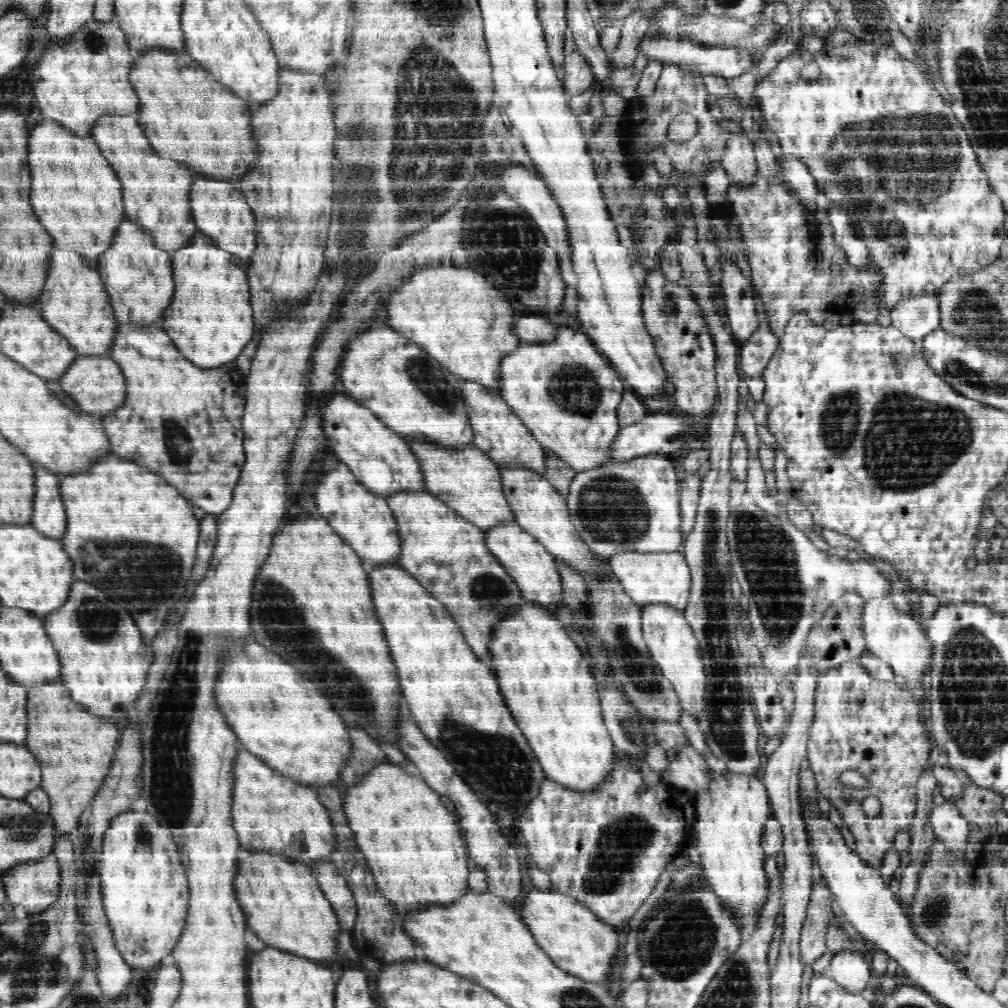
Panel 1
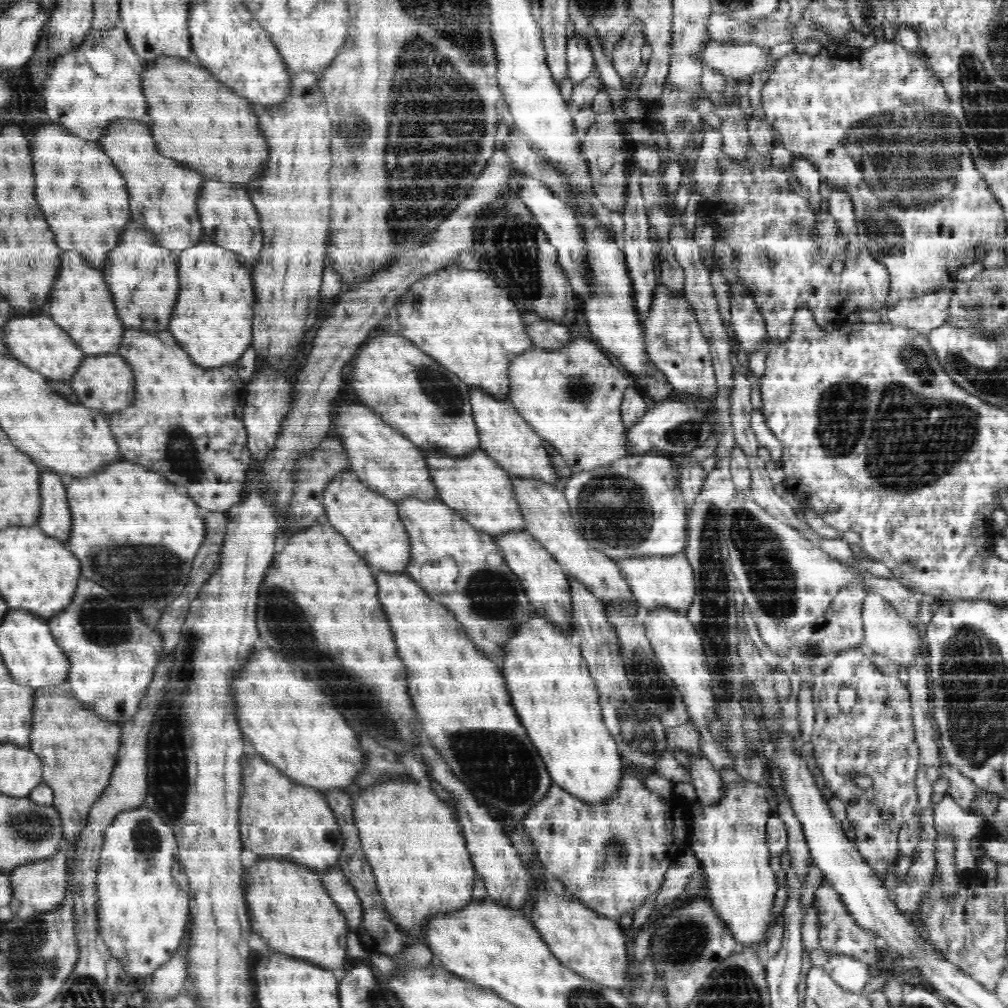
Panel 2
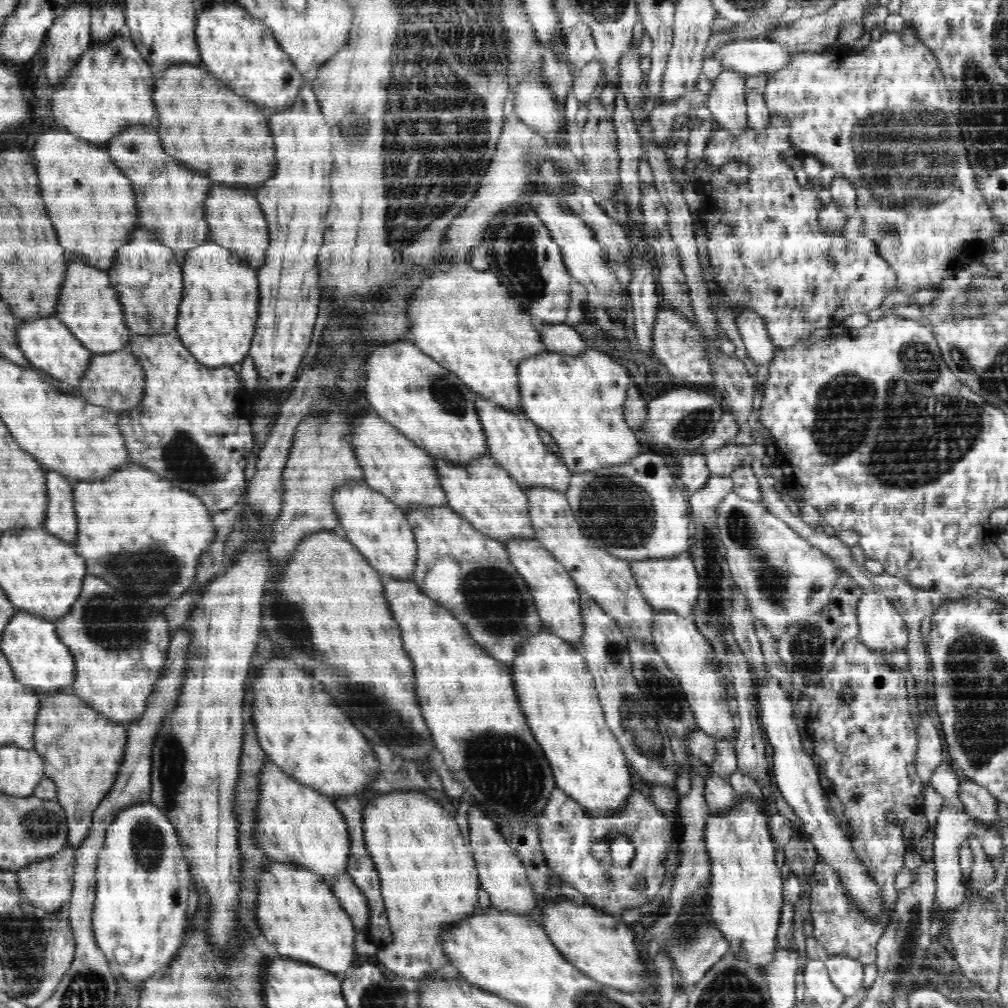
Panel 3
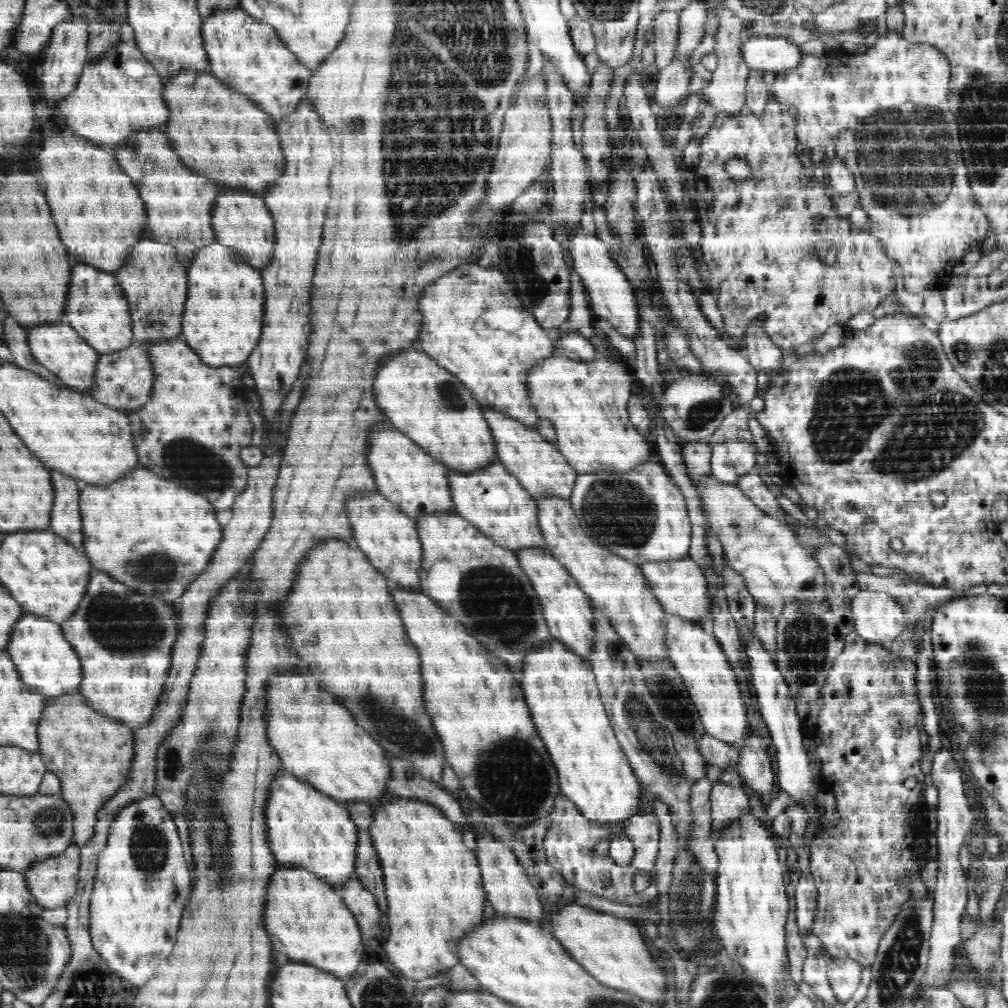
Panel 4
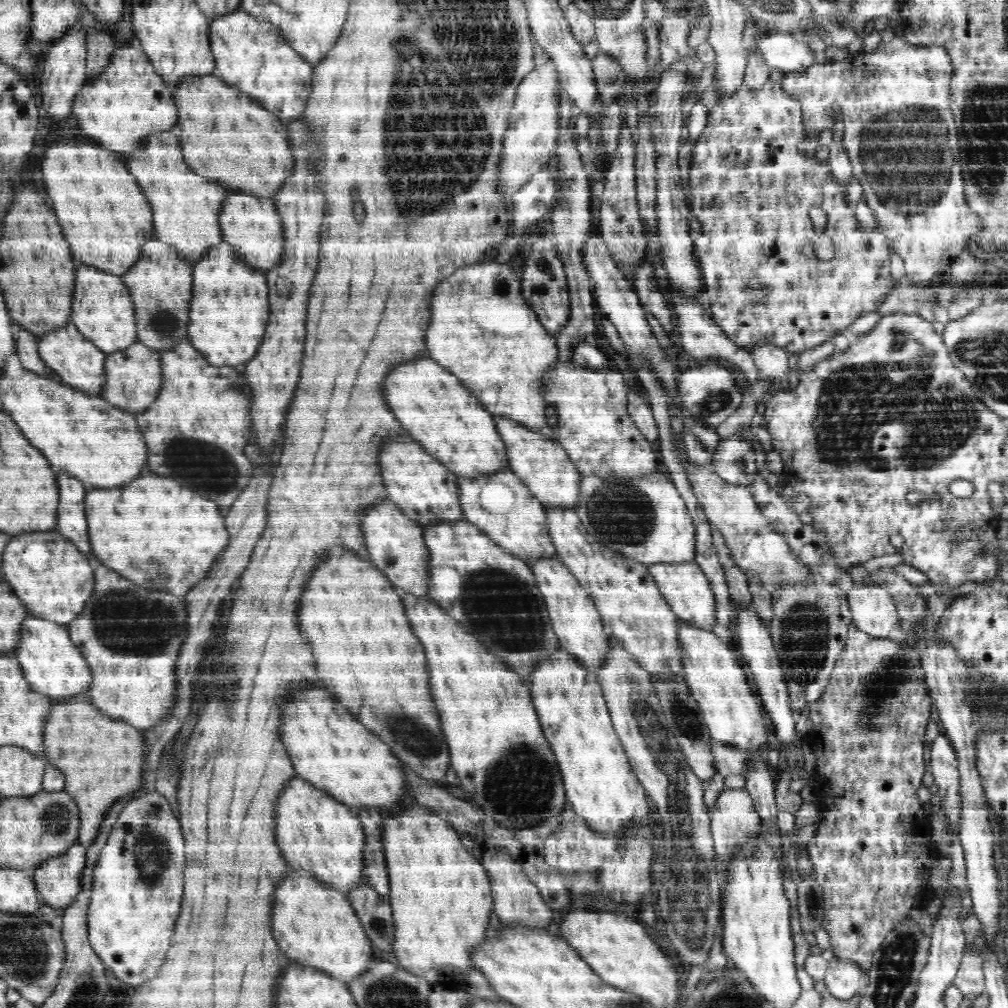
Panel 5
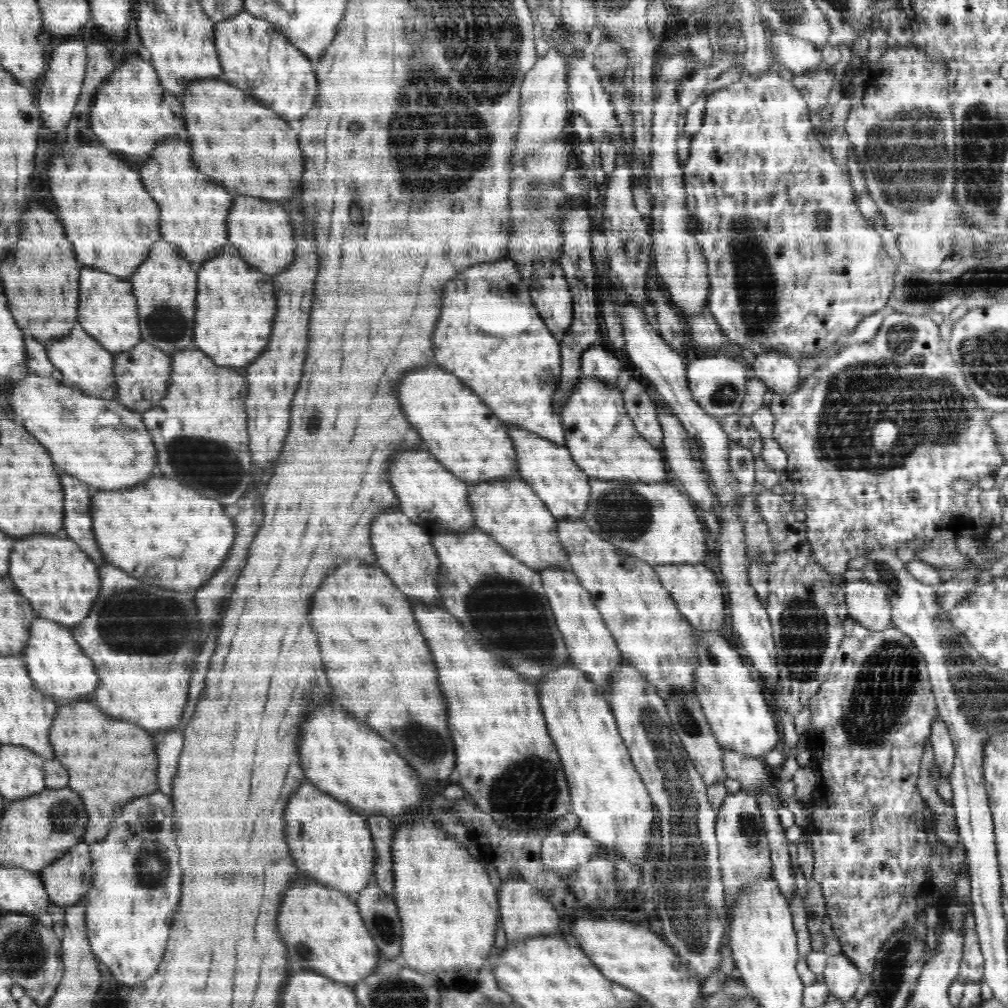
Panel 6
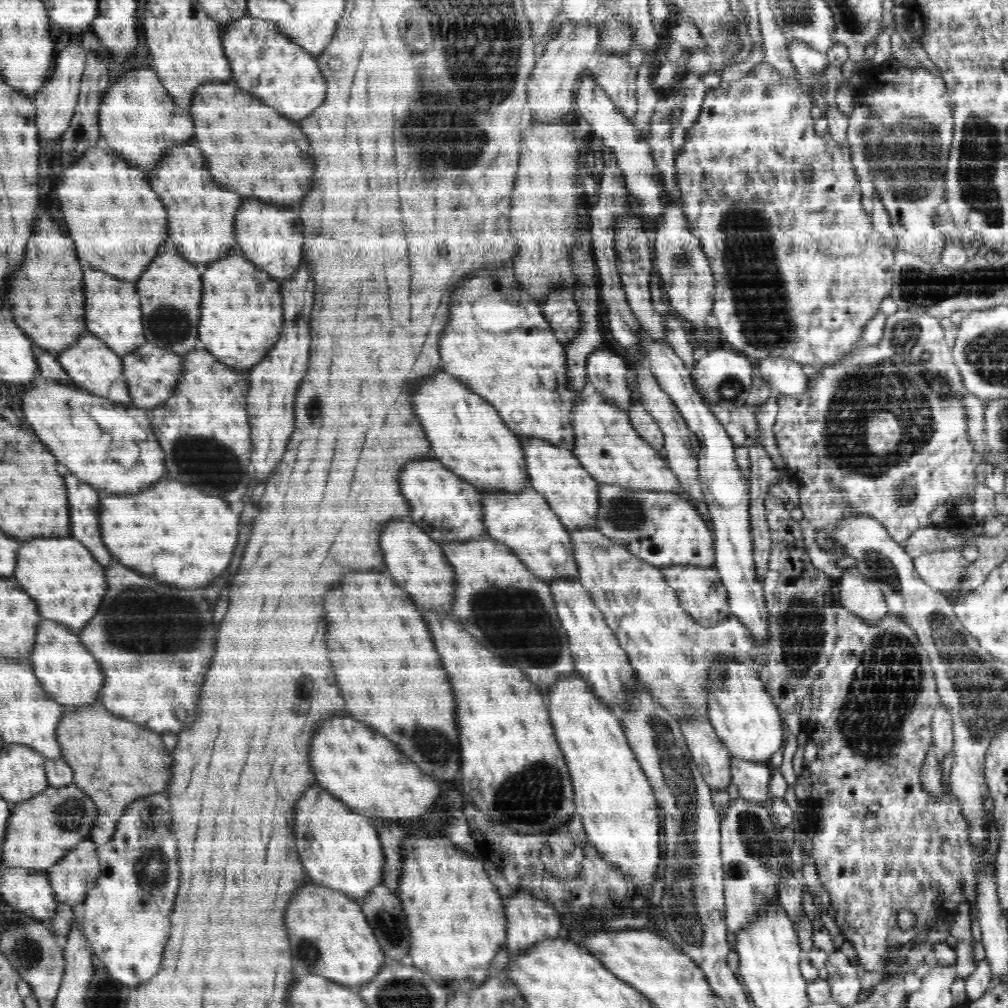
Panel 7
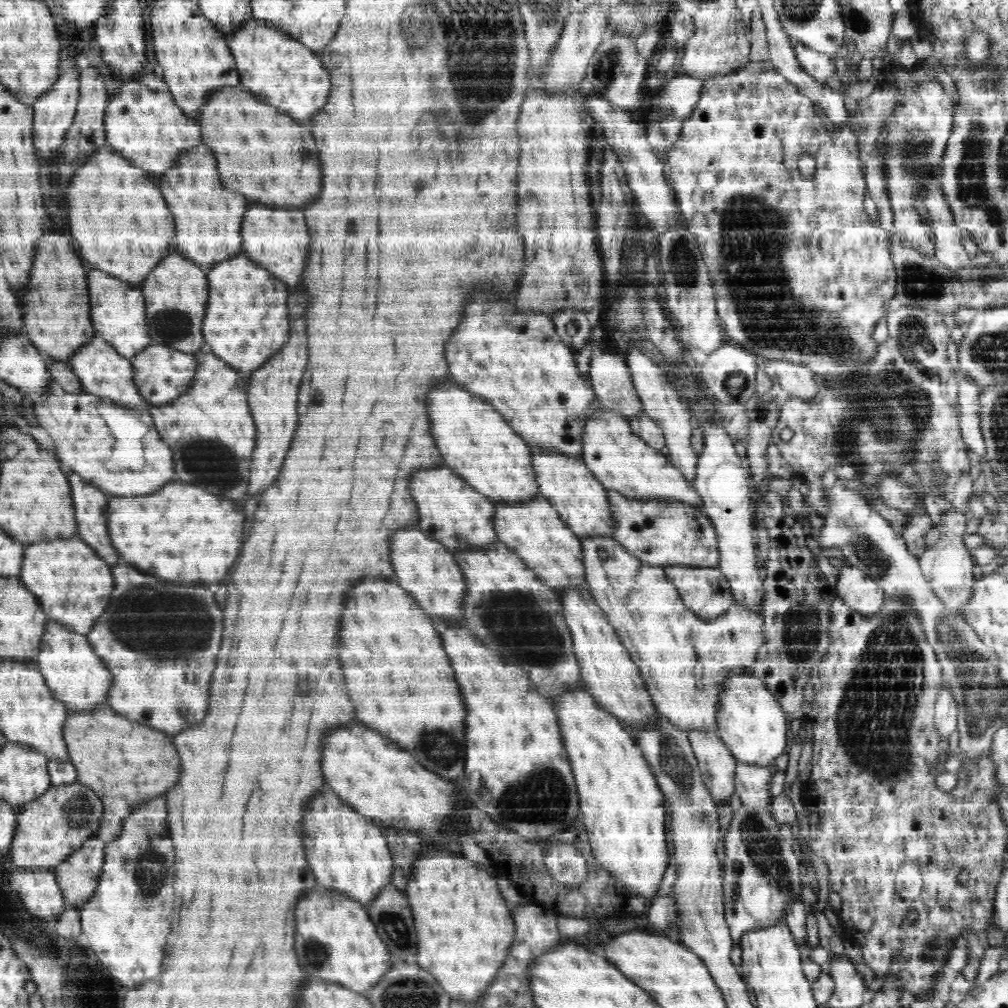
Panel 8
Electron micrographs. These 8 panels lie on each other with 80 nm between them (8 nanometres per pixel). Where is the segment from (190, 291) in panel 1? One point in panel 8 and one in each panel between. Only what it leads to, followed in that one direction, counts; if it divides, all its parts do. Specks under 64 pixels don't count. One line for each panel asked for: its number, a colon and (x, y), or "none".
2: (212, 321)
3: (221, 296)
4: (223, 313)
5: (231, 300)
6: (235, 307)
7: (243, 304)
8: (246, 344)

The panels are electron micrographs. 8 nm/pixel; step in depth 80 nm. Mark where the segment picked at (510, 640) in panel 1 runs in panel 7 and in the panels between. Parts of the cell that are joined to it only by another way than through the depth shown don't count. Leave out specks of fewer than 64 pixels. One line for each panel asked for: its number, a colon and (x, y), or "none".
2: (555, 697)
3: (557, 692)
4: (559, 686)
5: (601, 786)
6: (613, 806)
7: (616, 802)

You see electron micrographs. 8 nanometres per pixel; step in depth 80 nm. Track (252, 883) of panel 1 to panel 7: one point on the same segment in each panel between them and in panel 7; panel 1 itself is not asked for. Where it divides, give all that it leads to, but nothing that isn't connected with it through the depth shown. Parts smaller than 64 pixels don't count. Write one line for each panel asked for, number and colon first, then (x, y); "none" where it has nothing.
2: (288, 905)
3: (299, 913)
4: (306, 918)
5: (316, 925)
6: (325, 932)
7: (330, 936)

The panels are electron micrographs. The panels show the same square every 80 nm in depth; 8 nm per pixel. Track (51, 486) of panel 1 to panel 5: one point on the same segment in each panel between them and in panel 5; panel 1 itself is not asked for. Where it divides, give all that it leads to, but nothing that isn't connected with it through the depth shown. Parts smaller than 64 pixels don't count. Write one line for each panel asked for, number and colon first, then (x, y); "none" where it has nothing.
2: (55, 519)
3: (59, 521)
4: (65, 519)
5: (72, 525)

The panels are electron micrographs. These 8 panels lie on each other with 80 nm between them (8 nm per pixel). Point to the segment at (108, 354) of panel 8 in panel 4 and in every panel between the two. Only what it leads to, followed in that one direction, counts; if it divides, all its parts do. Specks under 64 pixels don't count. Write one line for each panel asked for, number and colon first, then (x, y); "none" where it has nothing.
4: (58, 347)
5: (80, 364)
6: (83, 361)
7: (94, 368)

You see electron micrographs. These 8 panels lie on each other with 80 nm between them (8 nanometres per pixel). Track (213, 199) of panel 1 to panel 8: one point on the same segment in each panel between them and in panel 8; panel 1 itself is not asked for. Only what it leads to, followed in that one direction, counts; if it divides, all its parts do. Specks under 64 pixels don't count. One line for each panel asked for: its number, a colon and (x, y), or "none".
2: (229, 218)
3: (235, 220)
4: (242, 221)
5: (252, 225)
6: (261, 230)
7: (271, 236)
8: (277, 239)

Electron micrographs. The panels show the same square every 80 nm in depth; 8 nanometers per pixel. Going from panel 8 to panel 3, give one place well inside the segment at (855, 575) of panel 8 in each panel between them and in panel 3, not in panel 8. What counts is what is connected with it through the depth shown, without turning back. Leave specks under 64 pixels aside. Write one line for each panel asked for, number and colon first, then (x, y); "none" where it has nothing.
3: (882, 626)
4: (878, 618)
5: (872, 608)
6: (867, 603)
7: (862, 597)

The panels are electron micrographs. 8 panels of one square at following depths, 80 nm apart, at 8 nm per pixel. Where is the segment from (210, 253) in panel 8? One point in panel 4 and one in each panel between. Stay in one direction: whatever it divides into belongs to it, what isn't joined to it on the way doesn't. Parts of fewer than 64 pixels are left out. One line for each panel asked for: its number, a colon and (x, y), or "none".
4: (179, 202)
5: (186, 206)
6: (193, 211)
7: (201, 214)

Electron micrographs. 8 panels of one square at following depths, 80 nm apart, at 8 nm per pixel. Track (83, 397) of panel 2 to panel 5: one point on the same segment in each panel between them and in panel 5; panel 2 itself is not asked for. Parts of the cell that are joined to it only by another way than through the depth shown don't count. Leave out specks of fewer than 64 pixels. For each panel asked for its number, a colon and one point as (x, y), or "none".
3: (115, 380)
4: (124, 379)
5: (134, 377)

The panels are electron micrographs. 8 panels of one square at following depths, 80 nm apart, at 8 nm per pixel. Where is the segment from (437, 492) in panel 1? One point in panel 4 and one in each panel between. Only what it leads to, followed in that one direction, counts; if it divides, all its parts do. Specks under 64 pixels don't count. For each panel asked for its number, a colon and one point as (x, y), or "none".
2: (476, 487)
3: (483, 492)
4: (491, 498)

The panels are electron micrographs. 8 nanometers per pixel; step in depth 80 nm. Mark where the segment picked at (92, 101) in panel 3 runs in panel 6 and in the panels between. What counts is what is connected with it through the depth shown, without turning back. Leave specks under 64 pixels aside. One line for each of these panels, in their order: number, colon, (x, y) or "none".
4: (119, 93)
5: (117, 110)
6: (132, 112)

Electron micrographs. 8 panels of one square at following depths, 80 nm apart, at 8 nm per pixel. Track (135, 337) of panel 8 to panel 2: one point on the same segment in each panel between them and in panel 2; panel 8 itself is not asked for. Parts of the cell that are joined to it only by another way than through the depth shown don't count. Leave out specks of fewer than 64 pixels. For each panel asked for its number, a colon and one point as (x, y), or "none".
2: (81, 304)
3: (90, 306)
4: (98, 310)
5: (103, 311)
6: (108, 308)
7: (114, 315)

